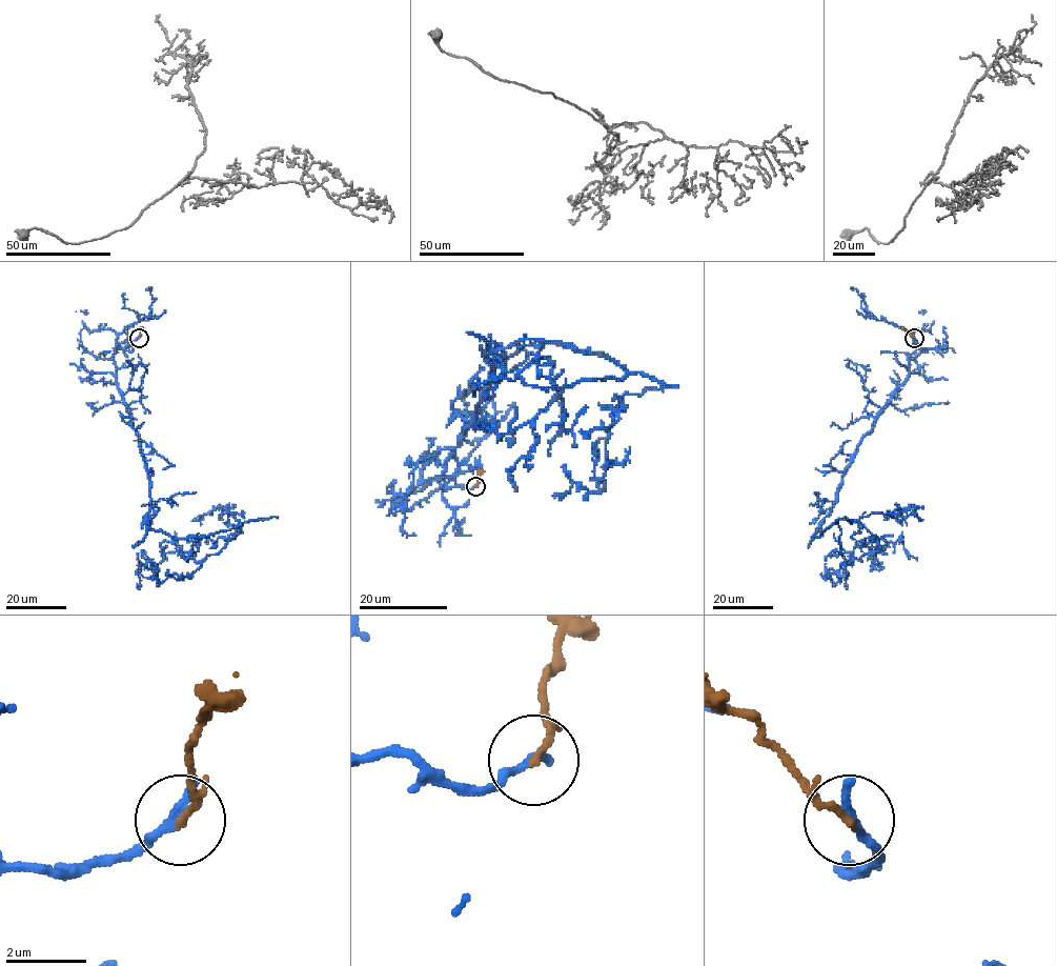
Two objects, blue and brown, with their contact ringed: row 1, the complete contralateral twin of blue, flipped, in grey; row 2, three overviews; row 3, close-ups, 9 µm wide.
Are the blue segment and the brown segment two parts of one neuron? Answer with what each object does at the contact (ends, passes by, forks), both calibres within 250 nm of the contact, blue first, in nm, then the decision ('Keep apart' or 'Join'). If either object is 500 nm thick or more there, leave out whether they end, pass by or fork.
At the ring blue ends. At the ring brown ends. Thickness 260 nm (blue) against 180 nm. Join

